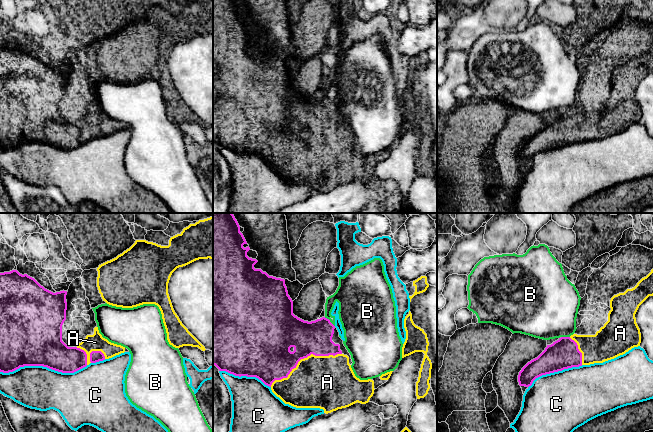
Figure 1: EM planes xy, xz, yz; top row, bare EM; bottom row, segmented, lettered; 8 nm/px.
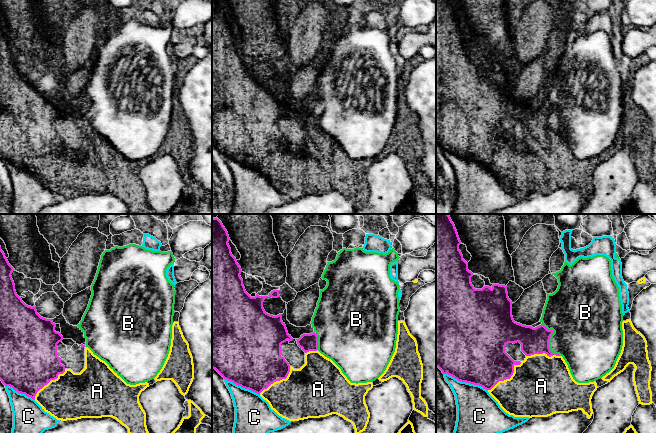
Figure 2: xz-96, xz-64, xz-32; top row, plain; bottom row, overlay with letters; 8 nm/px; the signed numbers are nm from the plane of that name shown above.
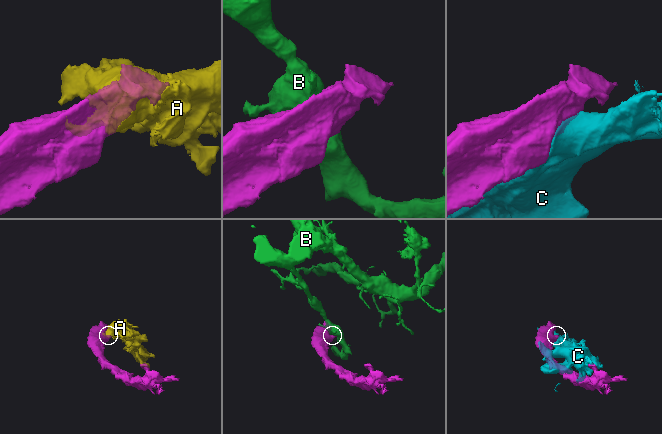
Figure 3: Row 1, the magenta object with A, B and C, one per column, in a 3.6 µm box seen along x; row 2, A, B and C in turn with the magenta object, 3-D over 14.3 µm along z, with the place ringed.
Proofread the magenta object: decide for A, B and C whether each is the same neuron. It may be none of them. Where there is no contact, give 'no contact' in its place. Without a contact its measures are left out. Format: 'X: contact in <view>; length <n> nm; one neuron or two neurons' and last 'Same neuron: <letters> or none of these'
A: contact in xz; length 650 nm; one neuron
B: contact in xz; length 120 nm; two neurons
C: contact in xy; length 700 nm; two neurons
Same neuron: A

